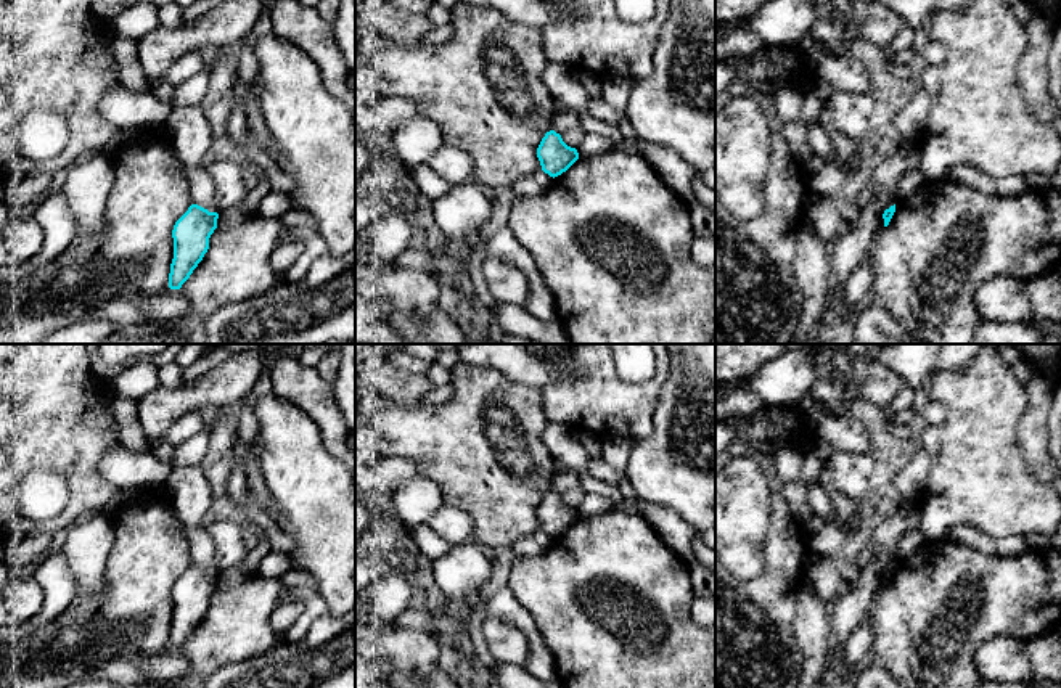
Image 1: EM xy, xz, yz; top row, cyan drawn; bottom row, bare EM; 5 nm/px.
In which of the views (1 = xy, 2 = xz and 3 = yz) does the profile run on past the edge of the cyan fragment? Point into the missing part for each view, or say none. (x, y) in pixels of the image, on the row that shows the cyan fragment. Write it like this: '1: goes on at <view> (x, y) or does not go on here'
1: does not go on here
2: does not go on here
3: does not go on here

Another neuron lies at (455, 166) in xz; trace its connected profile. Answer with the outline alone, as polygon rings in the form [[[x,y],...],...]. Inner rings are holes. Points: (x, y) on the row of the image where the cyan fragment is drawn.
[[[442,145],[428,161],[439,177],[453,183],[463,185],[473,182],[473,159],[468,153],[449,145]]]

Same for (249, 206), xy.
[[[267,178],[265,182],[259,182],[259,185],[248,191],[246,198],[230,209],[220,211],[217,219],[219,228],[235,227],[248,217],[259,212],[260,199],[272,190],[272,183]]]

